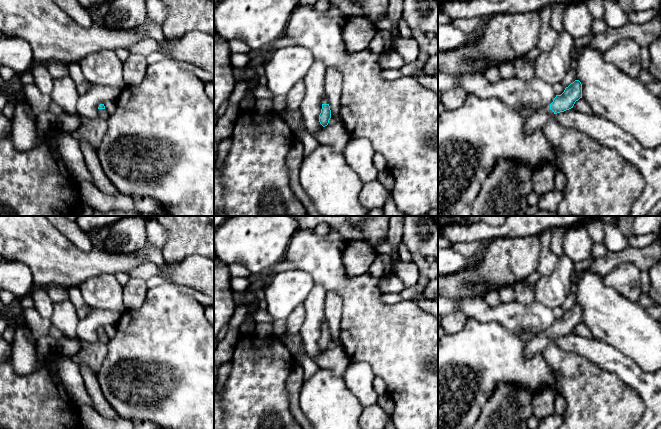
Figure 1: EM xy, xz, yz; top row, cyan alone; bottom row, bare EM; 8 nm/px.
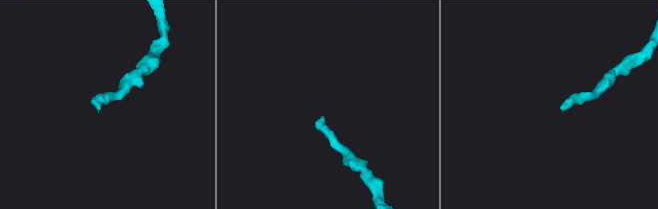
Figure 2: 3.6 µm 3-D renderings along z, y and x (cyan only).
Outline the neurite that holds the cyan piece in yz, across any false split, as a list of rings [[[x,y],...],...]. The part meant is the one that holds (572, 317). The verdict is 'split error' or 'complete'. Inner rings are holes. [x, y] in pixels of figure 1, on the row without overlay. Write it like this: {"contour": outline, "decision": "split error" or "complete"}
{"contour": [[[575,304],[565,312],[561,319],[556,319],[549,330],[539,333],[533,341],[525,342],[525,357],[531,358],[542,352],[555,338],[573,332],[575,326],[580,322],[582,322],[582,308],[579,304]]], "decision": "split error"}

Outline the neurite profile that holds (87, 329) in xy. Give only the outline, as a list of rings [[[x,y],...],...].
[[[93,309],[77,326],[78,337],[85,343],[96,343],[99,341],[98,331],[100,328],[117,324],[121,312],[105,309]]]

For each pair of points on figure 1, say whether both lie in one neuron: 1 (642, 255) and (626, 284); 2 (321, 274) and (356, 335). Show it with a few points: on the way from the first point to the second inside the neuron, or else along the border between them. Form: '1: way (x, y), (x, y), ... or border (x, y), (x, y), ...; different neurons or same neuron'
1: border (613, 268), (624, 262), (632, 262), (641, 272); different neurons
2: way (338, 284), (356, 302), (356, 318); same neuron

